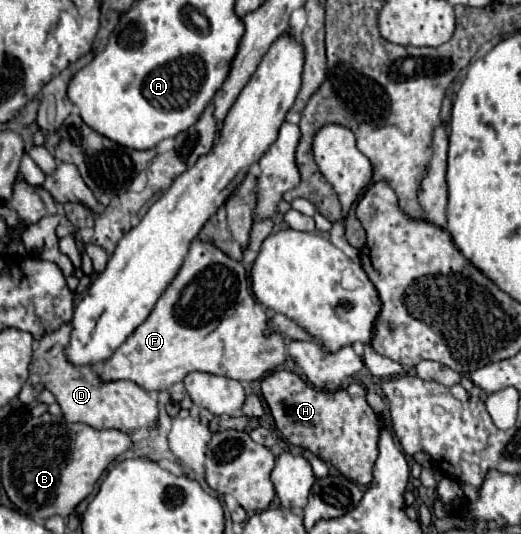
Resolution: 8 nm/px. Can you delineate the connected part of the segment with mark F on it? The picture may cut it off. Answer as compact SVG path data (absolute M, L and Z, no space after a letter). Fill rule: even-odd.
M194 240L188 256L182 262L180 272L164 290L150 316L128 336L128 340L114 352L100 372L102 380L134 380L148 392L168 390L174 382L180 382L188 372L200 370L234 380L262 380L268 372L276 370L286 360L286 344L280 332L264 334L266 320L270 320L266 308L256 302L250 292L246 270L240 262L228 258L214 244Z

